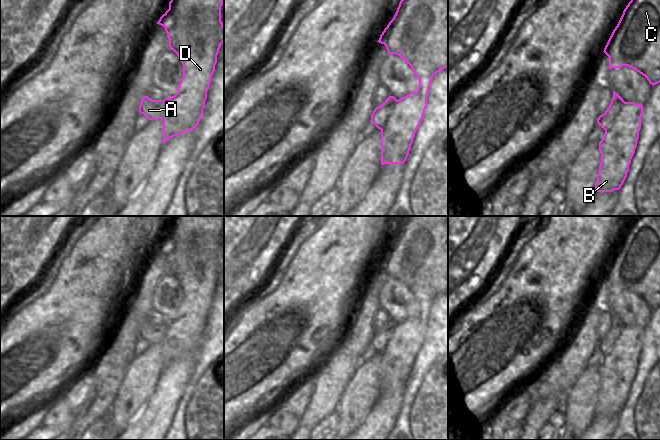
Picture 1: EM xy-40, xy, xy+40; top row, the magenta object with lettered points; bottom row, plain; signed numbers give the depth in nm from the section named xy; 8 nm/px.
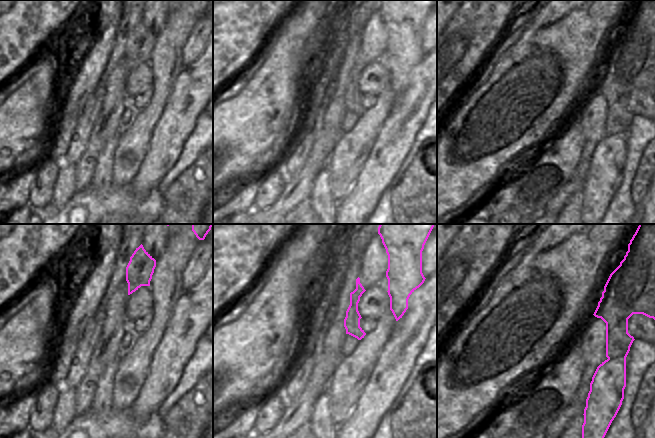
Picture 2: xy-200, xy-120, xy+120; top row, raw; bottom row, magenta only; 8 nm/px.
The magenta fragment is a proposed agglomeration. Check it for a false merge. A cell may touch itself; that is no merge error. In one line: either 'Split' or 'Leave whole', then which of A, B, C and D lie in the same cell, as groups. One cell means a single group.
Split. Groups: A C / B D.

